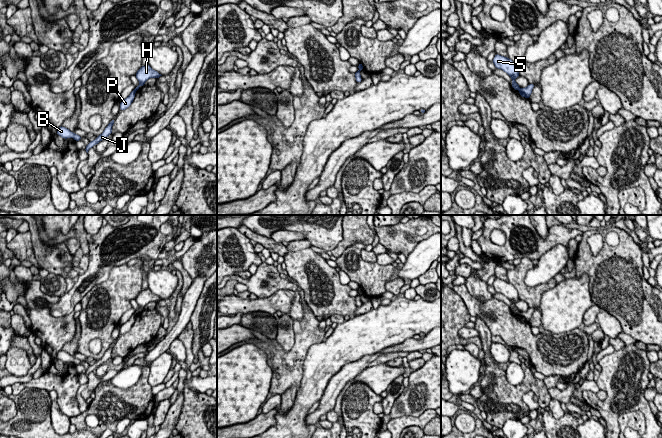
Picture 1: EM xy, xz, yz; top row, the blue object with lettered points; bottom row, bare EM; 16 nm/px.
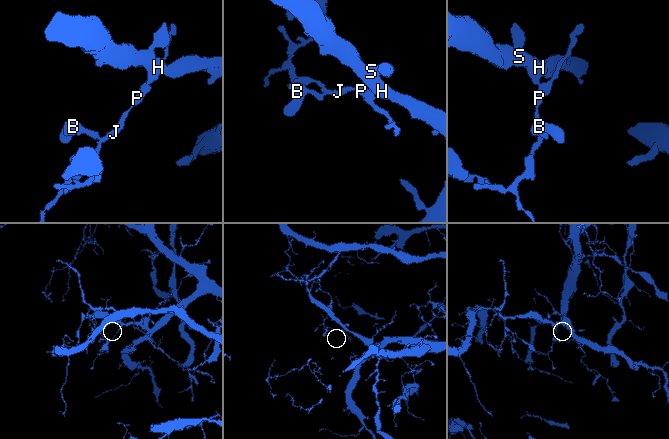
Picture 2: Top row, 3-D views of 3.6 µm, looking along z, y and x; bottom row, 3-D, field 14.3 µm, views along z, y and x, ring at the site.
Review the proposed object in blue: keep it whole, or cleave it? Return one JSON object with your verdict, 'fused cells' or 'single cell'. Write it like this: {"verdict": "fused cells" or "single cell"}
{"verdict": "fused cells"}

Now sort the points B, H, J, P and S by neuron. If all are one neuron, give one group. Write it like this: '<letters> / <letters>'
B J P / H S

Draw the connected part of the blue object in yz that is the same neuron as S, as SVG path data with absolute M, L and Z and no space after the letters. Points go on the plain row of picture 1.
M499 278L494 280L493 287L497 293L503 294L511 301L513 313L519 314L520 311L515 305L515 303L520 300L516 288L511 283Z

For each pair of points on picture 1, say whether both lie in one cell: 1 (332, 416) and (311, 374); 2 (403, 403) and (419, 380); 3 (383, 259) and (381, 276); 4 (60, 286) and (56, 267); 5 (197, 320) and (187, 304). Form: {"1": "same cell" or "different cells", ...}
{"1": "different cells", "2": "same cell", "3": "different cells", "4": "different cells", "5": "different cells"}

